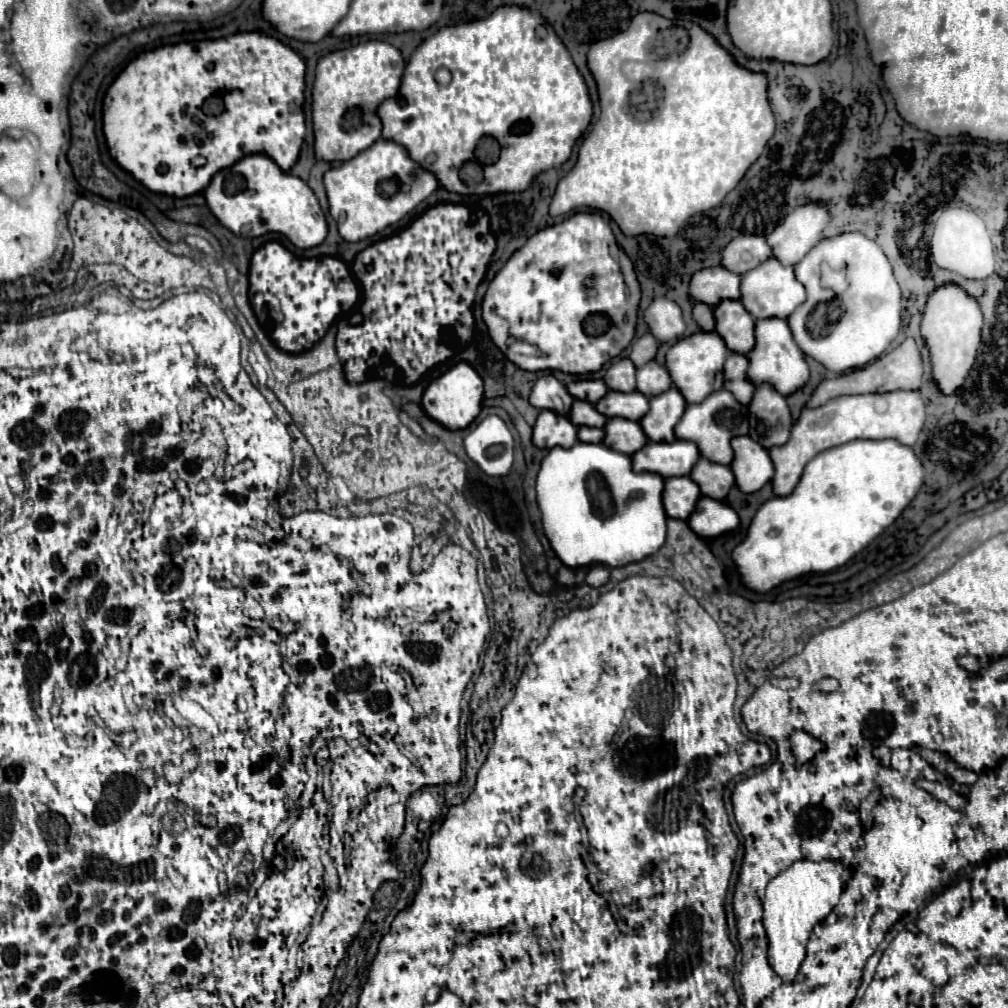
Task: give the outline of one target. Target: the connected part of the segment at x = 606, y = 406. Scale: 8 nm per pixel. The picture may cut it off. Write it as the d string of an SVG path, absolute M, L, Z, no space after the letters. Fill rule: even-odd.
M608 391L608 395L604 395L604 399L600 399L600 403L596 403L594 407L610 419L624 417L638 421L648 413L648 397L640 395L640 391L632 391L628 395L620 391Z

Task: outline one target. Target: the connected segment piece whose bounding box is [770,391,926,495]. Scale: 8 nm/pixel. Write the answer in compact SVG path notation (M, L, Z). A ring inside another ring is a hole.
M888 391L888 393L868 393L868 395L844 395L844 397L832 399L826 405L816 407L816 409L804 407L800 419L792 427L792 437L788 439L788 443L770 449L770 457L772 457L774 469L776 469L774 479L772 479L774 493L776 495L790 495L794 491L796 483L800 481L804 465L824 449L848 443L852 439L898 439L904 445L914 445L922 427L924 427L924 421L926 421L926 411L924 411L924 401L920 397L920 391Z

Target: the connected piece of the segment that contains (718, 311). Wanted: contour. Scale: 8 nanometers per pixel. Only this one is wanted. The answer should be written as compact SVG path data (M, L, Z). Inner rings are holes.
M726 299L714 307L716 333L726 341L726 347L736 353L750 353L754 339L754 319L740 301Z

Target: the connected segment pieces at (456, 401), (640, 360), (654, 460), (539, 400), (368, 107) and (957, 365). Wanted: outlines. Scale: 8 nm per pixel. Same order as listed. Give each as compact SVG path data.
M458 363L450 371L446 371L440 379L432 381L428 389L424 391L422 397L422 407L428 417L438 421L440 425L448 429L466 429L480 413L482 409L482 395L484 395L484 385L480 375L474 371L472 365L468 363Z
M646 333L646 335L642 335L640 339L634 341L630 359L634 361L636 367L642 367L644 363L648 363L648 361L652 361L656 357L656 351L658 351L656 337L652 333Z
M676 439L672 443L646 443L636 455L632 455L634 471L650 471L658 473L664 479L676 475L688 475L696 461L700 459L700 451L696 443Z
M544 375L536 381L530 393L530 403L538 409L550 409L558 415L568 415L574 399L554 375Z
M366 41L350 49L334 51L318 61L312 89L314 151L318 159L348 161L380 139L382 123L378 107L384 99L396 95L402 71L402 53L386 41Z
M954 283L940 285L926 303L922 317L922 337L930 349L932 357L932 375L938 383L940 391L950 395L954 393L970 373L976 351L980 347L980 331L982 331L982 311L972 295L968 295L962 287Z

